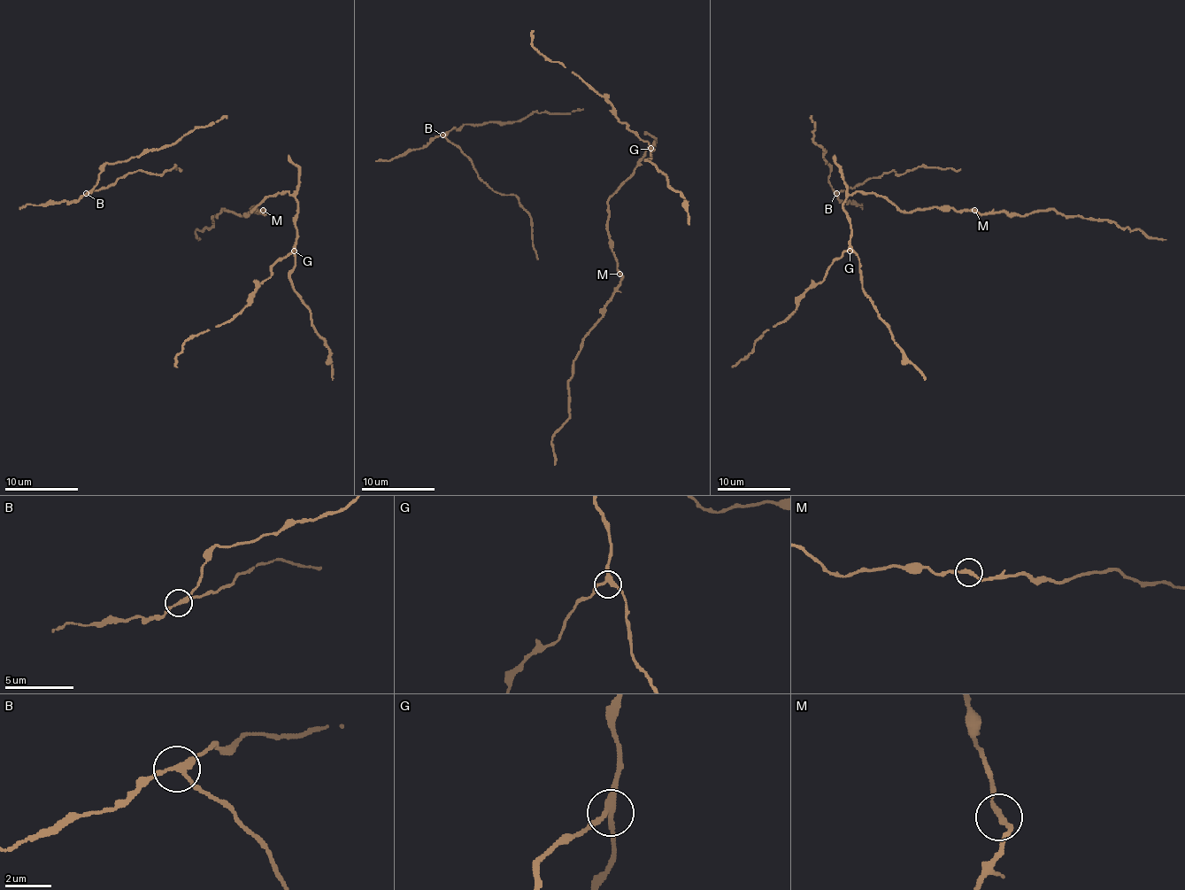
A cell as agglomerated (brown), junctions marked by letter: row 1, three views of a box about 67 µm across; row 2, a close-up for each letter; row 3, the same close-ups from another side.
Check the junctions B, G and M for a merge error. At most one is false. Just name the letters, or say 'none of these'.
B

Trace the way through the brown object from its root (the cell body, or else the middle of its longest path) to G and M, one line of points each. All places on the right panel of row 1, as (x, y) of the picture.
G: (833, 155), (846, 187), (844, 212), (851, 230), (850, 251)
M: (833, 155), (850, 194), (875, 192), (884, 196), (901, 212), (934, 206), (974, 210)

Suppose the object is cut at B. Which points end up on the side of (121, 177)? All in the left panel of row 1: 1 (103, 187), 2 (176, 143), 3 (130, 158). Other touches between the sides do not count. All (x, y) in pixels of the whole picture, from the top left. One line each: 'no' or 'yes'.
1: yes
2: no
3: no

